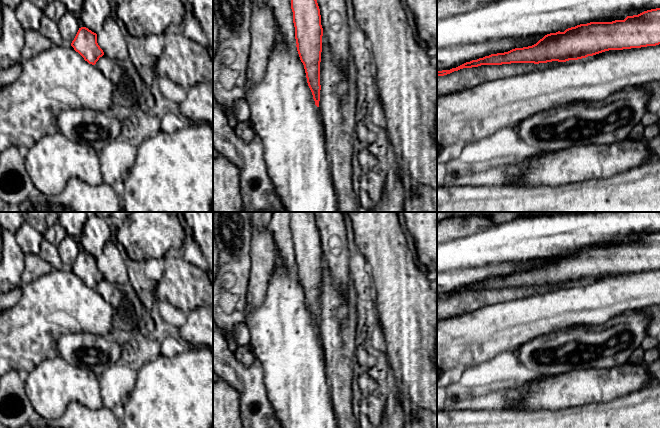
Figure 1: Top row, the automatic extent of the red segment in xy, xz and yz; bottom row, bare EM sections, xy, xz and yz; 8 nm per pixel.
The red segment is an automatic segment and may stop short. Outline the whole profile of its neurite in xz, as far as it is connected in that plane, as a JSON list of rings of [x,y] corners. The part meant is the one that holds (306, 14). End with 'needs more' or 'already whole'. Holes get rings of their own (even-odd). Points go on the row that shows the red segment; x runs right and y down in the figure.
[[[291,0],[296,47],[304,65],[315,105],[320,101],[320,62],[323,28],[317,0]]]; already whole

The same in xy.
[[[86,27],[79,28],[71,46],[85,61],[92,65],[95,65],[99,58],[104,55],[97,43],[97,34]]]; already whole

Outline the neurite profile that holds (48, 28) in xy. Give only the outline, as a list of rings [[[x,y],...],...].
[[[43,16],[40,21],[39,32],[46,38],[48,38],[53,45],[63,46],[65,45],[62,36],[59,32],[59,28],[56,22],[49,19],[47,16]]]

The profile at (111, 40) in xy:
[[[110,16],[104,22],[102,30],[97,33],[97,43],[109,58],[129,59],[127,40],[117,22]]]

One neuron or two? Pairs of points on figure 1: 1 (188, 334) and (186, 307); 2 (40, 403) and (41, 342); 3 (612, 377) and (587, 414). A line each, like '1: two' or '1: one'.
1: two
2: two
3: two

